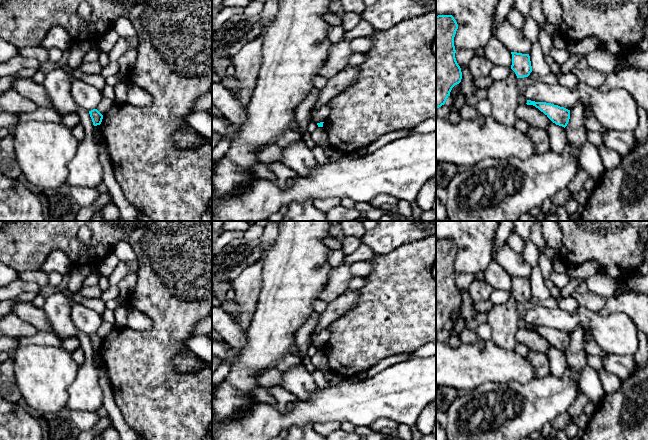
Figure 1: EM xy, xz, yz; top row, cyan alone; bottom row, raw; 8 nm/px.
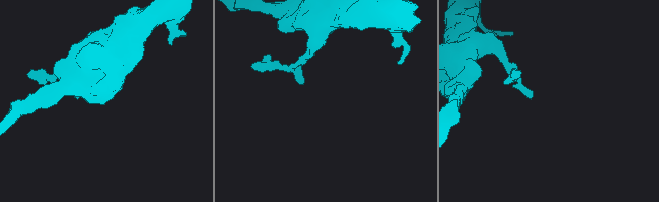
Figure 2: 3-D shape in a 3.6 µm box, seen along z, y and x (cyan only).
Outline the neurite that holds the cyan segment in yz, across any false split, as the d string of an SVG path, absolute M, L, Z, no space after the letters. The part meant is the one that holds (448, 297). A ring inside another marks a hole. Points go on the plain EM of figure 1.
M452 239L436 240L436 333L445 328L452 312L462 303L455 282L457 253L458 248Z

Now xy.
M93 333L93 334L89 335L89 338L90 338L90 341L92 343L94 350L101 348L103 339L97 333Z

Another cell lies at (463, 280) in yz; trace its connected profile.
M461 273L456 275L455 282L460 292L462 292L462 291L468 290L470 284L474 279L475 279L474 274Z

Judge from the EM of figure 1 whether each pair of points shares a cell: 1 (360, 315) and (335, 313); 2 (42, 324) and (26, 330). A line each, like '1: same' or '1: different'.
1: different
2: different

